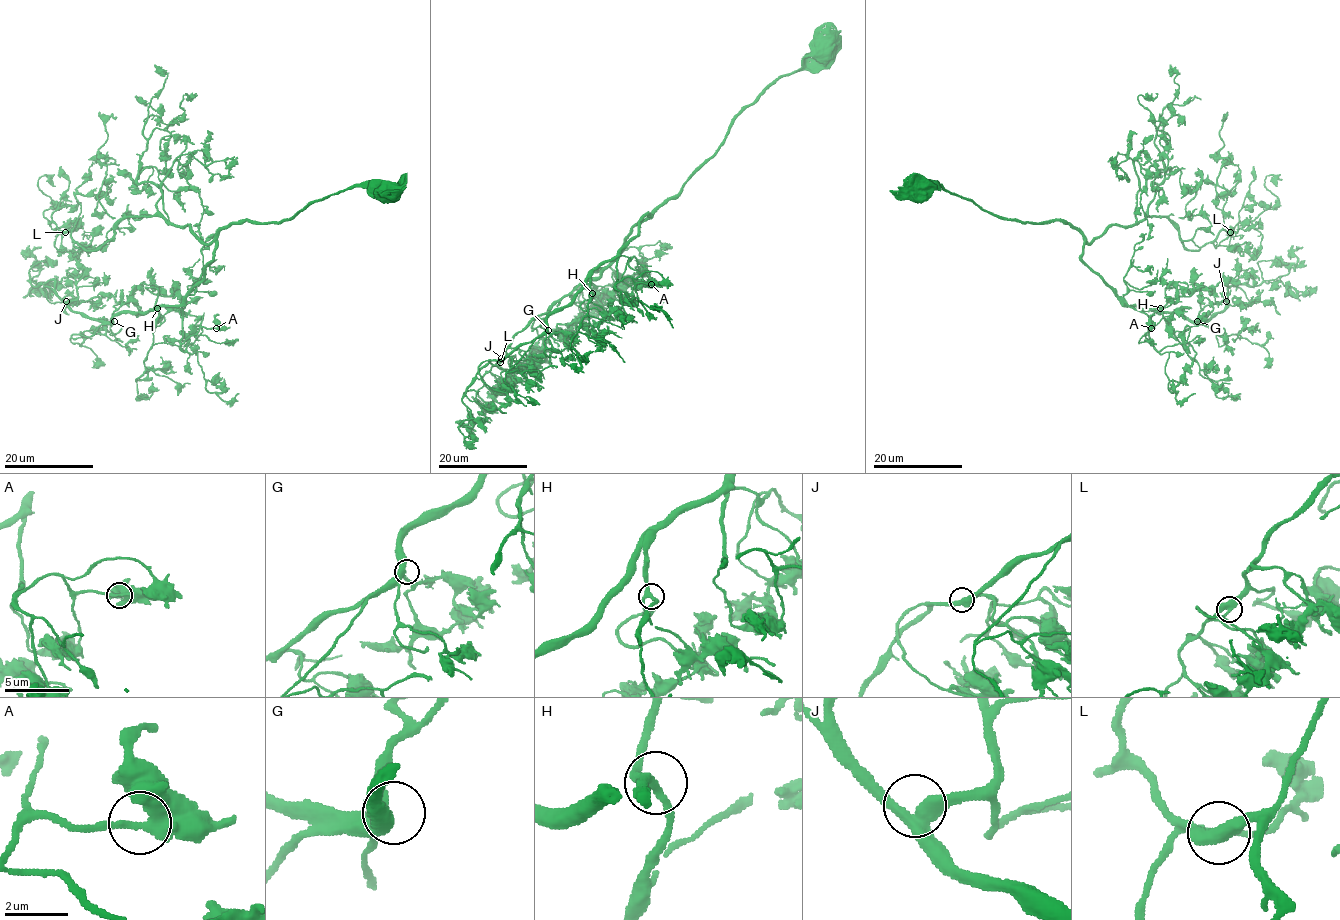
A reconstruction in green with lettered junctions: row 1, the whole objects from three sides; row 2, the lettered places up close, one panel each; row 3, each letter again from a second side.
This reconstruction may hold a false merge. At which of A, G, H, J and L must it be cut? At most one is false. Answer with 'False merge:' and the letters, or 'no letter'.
False merge: no letter

